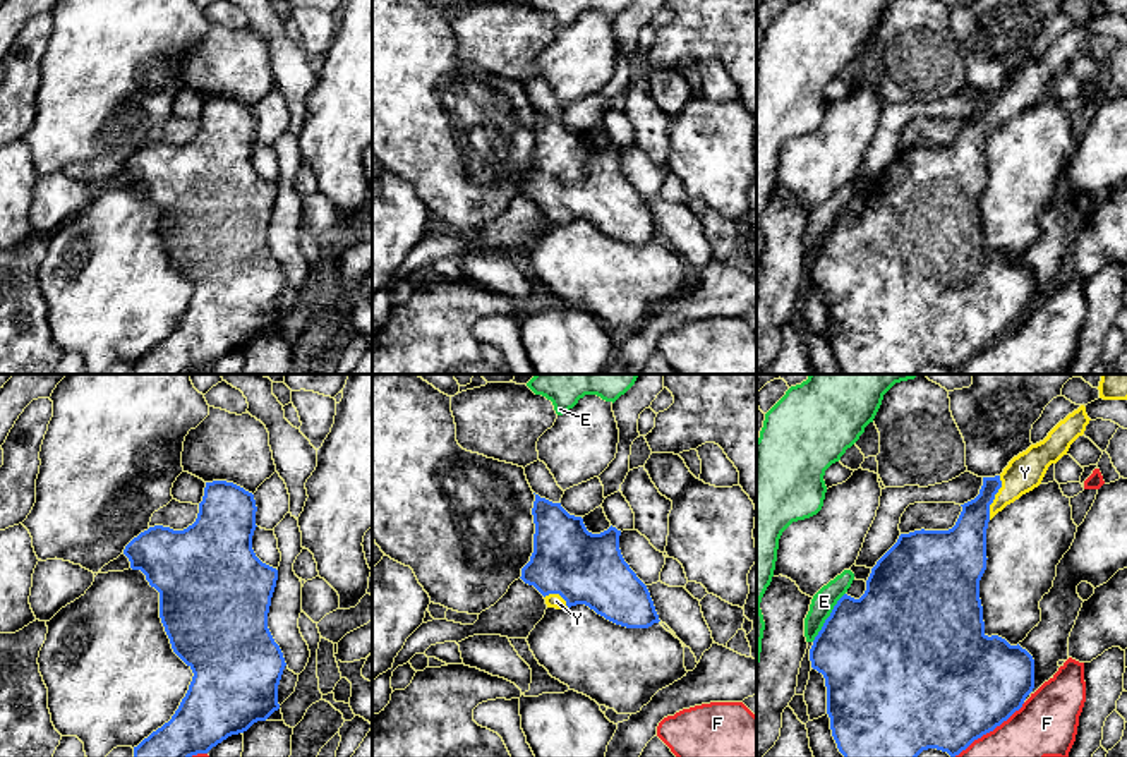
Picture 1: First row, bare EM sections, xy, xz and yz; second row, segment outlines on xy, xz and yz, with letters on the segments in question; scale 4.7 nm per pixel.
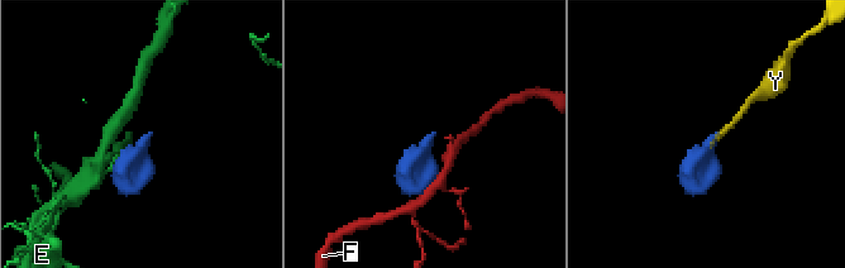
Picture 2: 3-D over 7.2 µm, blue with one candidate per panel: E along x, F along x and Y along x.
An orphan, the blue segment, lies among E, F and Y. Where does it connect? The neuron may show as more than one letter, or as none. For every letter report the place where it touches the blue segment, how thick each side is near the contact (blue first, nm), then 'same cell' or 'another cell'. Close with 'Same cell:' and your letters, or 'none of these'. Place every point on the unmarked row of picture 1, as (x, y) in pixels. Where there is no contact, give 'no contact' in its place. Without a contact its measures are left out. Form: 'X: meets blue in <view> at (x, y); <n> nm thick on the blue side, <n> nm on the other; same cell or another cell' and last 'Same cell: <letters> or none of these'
E: meets blue in yz at (829, 232); 500 nm thick on the blue side, 110 nm on the other; another cell
F: meets blue in yz at (988, 347); 500 nm thick on the blue side, 320 nm on the other; another cell
Y: meets blue in yz at (994, 114); 190 nm thick on the blue side, 170 nm on the other; same cell
Same cell: Y

